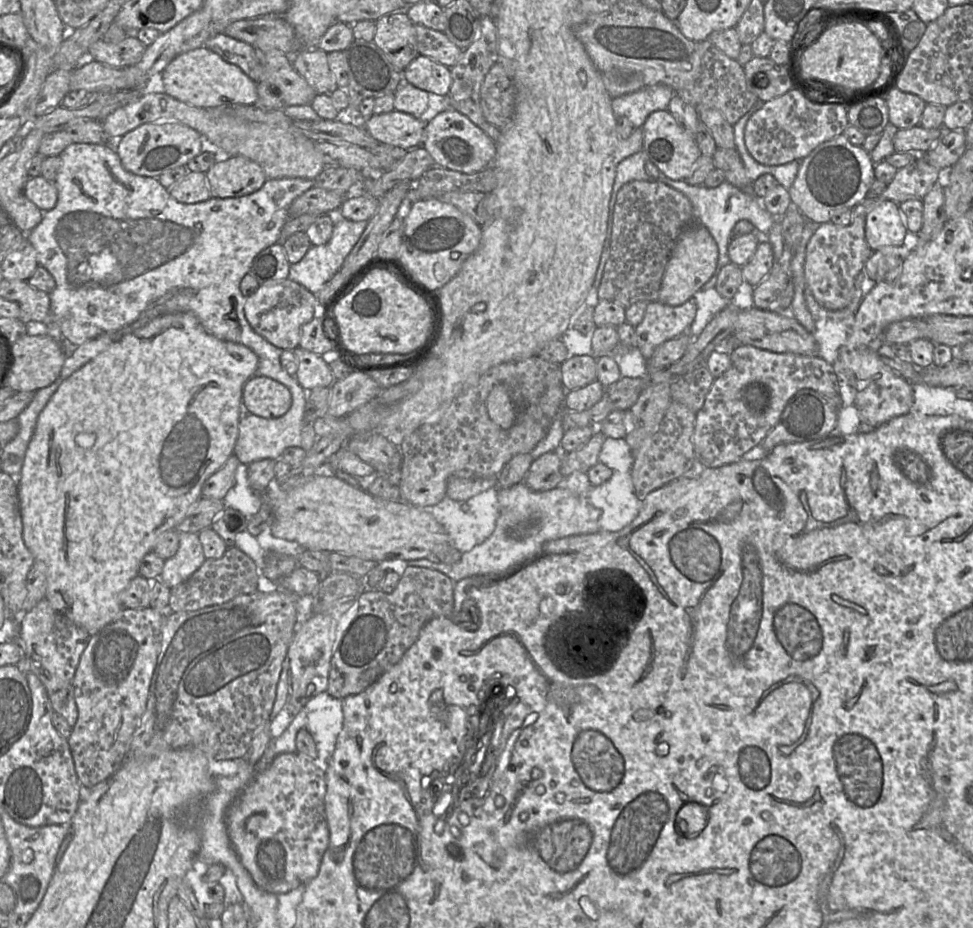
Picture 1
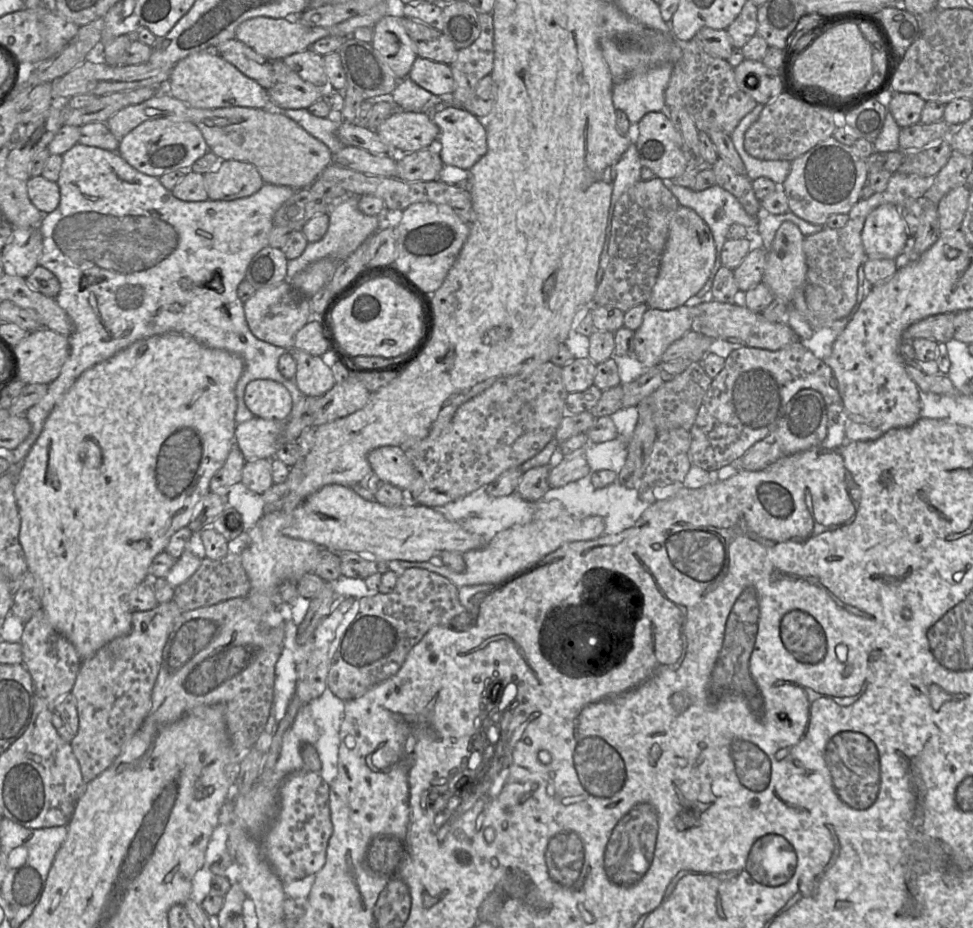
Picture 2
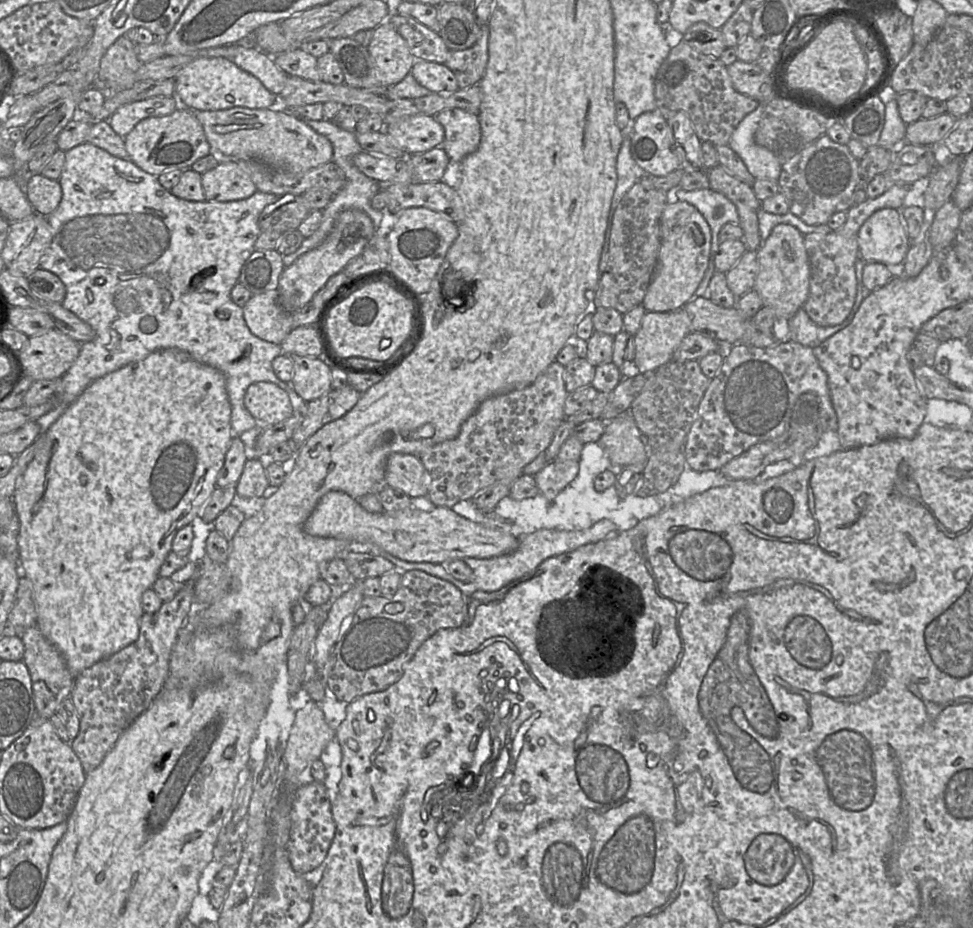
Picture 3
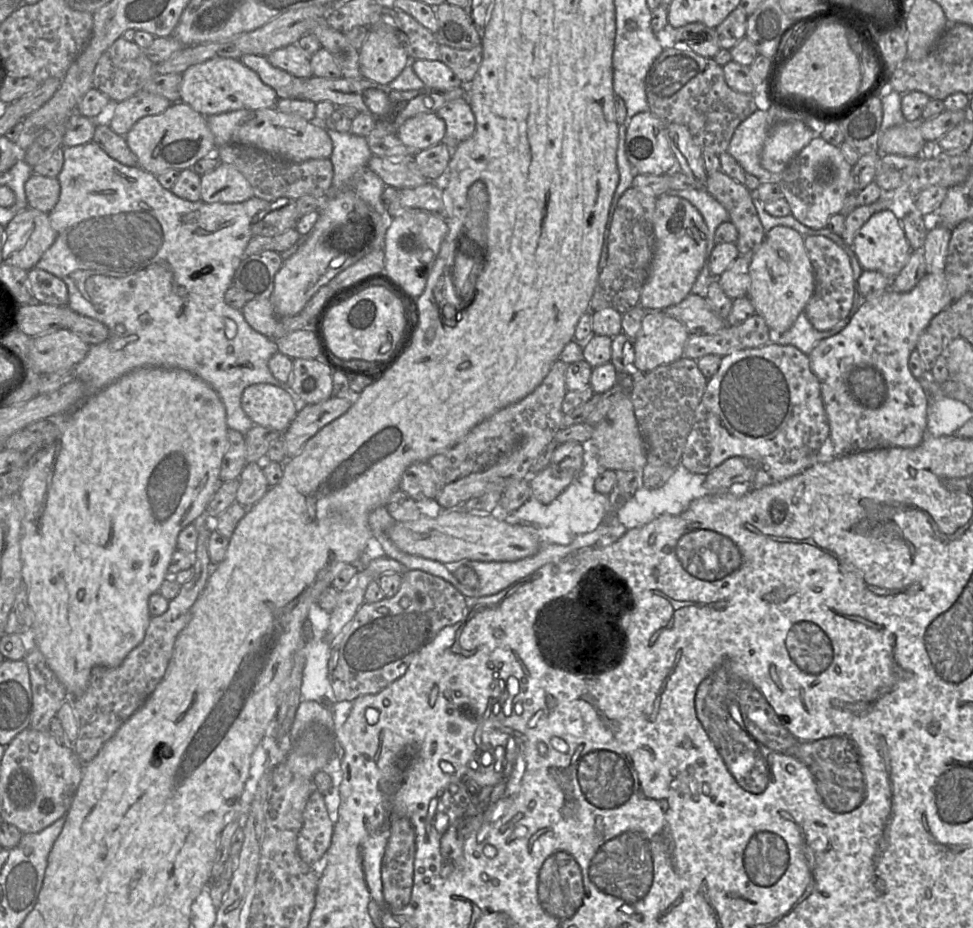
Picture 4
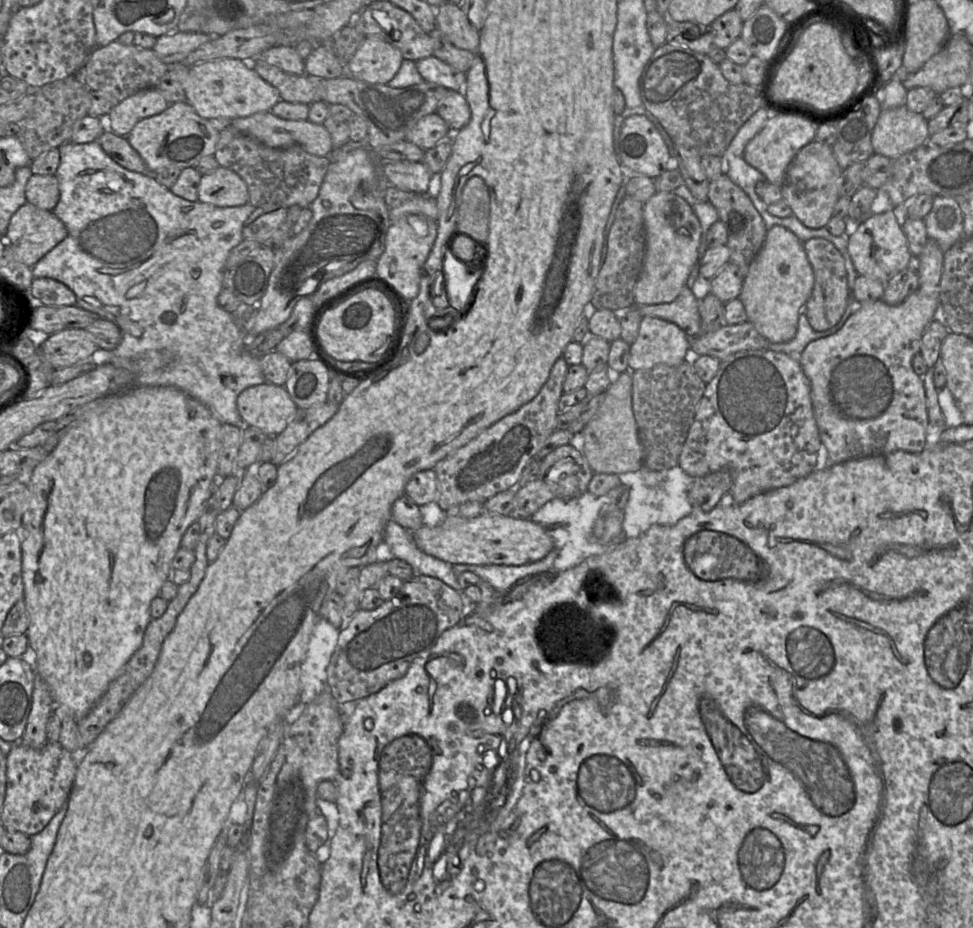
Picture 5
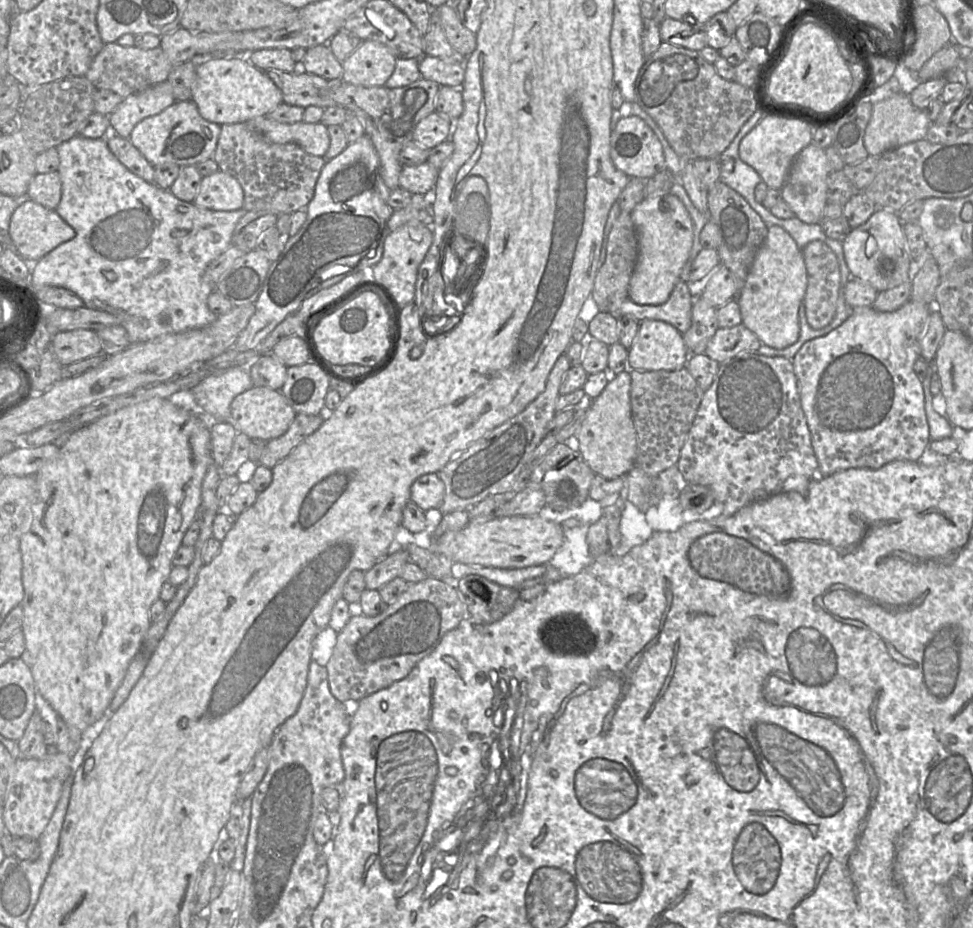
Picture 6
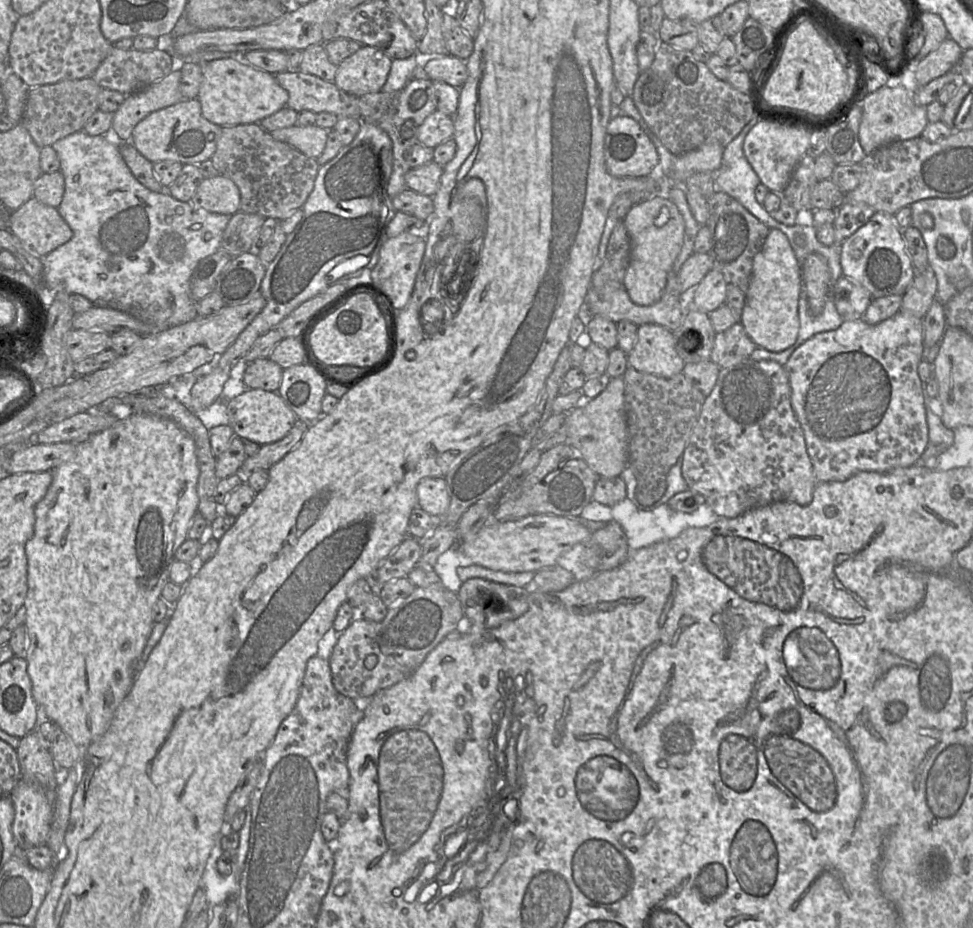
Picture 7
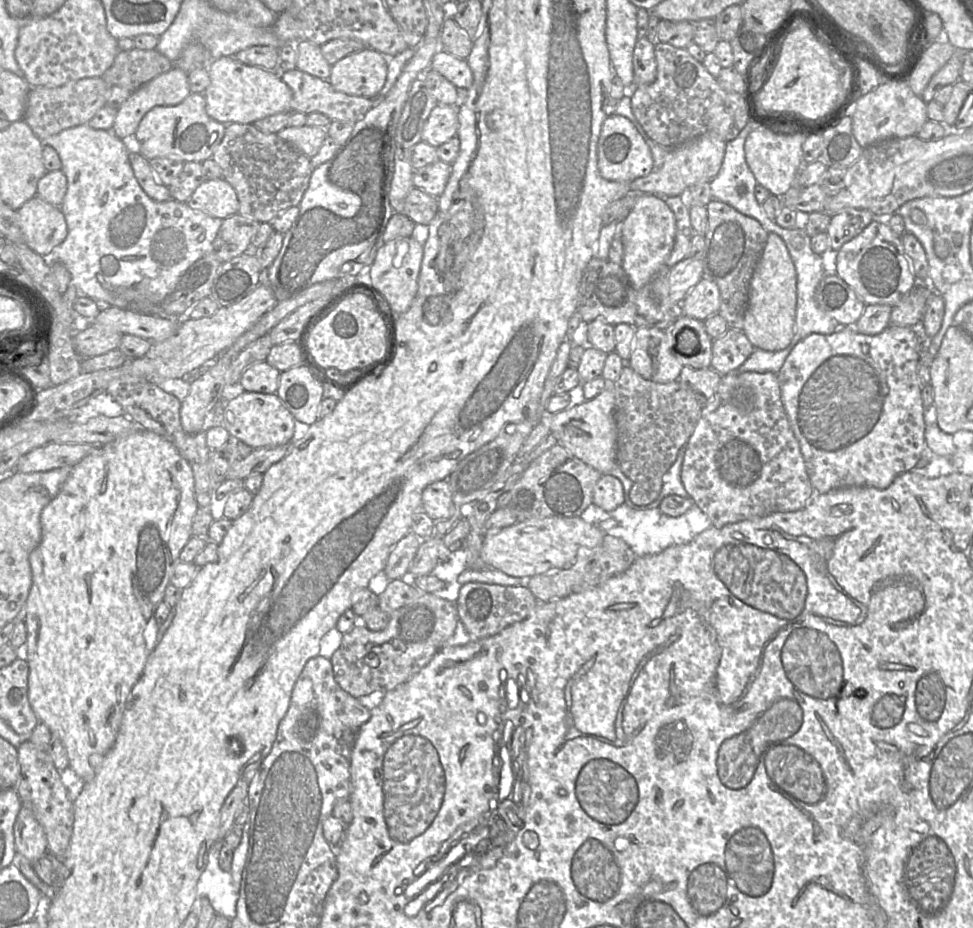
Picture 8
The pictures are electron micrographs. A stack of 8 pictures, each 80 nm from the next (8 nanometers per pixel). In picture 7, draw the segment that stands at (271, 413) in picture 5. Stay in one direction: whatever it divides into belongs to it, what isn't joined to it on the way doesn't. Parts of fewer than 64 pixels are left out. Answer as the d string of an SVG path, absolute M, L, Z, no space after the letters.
M245 389L227 402L229 424L234 435L248 439L259 445L277 442L283 439L298 419L277 392L262 389Z

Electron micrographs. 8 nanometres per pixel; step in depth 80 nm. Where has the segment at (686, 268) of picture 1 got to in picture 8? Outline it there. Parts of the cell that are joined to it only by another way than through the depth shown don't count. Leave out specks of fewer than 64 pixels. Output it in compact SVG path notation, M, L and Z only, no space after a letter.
M642 194L628 216L620 221L619 236L624 246L622 267L635 289L641 289L650 283L655 275L666 268L676 237L676 219L674 213L662 196Z

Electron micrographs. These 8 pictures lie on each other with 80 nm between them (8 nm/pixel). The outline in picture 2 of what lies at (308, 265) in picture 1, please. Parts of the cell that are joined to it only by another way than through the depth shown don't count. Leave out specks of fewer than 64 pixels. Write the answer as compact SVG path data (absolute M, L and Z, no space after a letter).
M346 195L330 207L329 226L322 239L316 242L308 242L304 252L296 259L288 260L286 280L292 279L297 273L304 270L308 265L325 257L333 257L345 260L364 241L379 229L379 218L363 214L358 208L358 195Z

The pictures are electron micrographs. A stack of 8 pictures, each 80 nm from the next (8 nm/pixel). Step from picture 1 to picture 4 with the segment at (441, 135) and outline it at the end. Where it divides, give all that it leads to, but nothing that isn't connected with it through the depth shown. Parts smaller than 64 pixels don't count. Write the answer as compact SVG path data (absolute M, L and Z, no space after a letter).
M465 98L446 103L436 113L446 124L443 143L449 148L454 149L459 143L474 134L476 118Z

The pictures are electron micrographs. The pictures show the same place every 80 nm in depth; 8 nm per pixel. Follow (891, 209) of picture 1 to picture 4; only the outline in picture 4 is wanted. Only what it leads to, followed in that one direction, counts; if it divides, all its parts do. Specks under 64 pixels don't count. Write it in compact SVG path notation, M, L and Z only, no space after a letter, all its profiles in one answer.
M891 210L873 214L856 233L852 249L863 270L878 271L891 279L907 264L912 251L901 221Z

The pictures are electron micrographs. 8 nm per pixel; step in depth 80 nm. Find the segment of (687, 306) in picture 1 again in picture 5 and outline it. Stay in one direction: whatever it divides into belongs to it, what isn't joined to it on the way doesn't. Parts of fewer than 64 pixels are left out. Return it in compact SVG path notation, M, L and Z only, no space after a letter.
M645 316L641 320L635 341L630 345L628 371L647 370L657 365L676 366L690 360L690 340L691 338L676 324Z

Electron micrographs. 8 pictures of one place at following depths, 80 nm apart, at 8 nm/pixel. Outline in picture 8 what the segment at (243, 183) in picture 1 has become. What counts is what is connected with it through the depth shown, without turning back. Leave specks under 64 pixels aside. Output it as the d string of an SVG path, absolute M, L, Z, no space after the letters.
M224 178L207 179L186 203L194 210L223 220L239 210L237 193Z

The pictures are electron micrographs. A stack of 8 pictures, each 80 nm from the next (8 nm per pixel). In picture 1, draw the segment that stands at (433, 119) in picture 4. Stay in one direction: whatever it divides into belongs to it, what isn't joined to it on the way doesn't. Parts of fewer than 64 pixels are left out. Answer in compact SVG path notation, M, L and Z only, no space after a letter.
M393 110L385 114L373 114L365 120L352 118L357 123L362 121L363 128L379 143L411 150L423 146L426 124L411 114Z

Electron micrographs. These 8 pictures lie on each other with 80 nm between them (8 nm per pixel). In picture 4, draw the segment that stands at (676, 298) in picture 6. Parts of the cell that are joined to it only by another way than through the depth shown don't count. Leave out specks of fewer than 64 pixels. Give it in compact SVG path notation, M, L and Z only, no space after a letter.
M690 293L679 304L663 310L668 316L680 321L690 335L712 335L726 327L727 320L719 317L707 300Z

